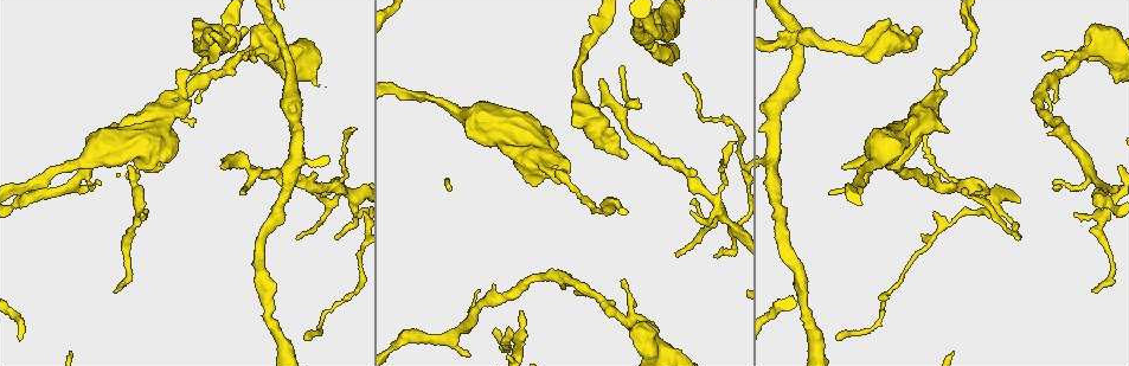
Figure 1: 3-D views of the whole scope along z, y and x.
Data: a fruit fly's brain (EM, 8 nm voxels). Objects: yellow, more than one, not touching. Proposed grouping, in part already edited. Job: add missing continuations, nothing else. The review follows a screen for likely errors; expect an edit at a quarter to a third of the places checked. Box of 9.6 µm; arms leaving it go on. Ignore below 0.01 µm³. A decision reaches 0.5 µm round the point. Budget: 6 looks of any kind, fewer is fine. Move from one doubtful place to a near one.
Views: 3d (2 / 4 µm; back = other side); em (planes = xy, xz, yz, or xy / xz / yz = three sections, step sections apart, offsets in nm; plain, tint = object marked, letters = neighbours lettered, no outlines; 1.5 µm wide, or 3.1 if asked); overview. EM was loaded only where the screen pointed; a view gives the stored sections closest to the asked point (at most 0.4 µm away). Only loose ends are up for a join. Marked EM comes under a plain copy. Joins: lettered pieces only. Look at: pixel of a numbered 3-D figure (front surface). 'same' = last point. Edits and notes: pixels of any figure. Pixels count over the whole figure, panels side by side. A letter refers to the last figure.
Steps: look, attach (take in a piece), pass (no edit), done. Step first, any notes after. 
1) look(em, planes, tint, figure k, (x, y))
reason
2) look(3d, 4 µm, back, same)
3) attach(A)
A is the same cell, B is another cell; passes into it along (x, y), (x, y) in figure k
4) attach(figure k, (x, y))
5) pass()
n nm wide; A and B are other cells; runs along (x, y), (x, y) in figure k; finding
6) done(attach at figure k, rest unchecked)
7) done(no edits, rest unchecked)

look(3d, 4 µm, back, figure 1, (521, 310))

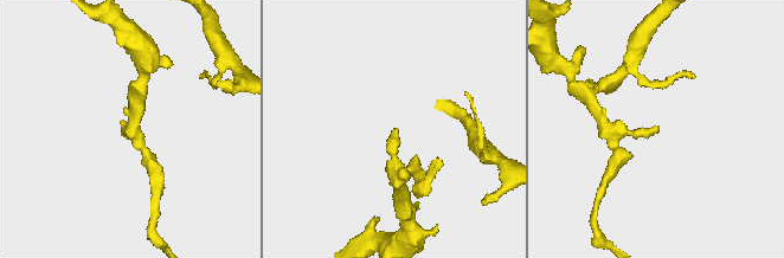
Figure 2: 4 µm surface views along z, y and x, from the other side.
look(em, planes, letters, figure 2, (394, 128))

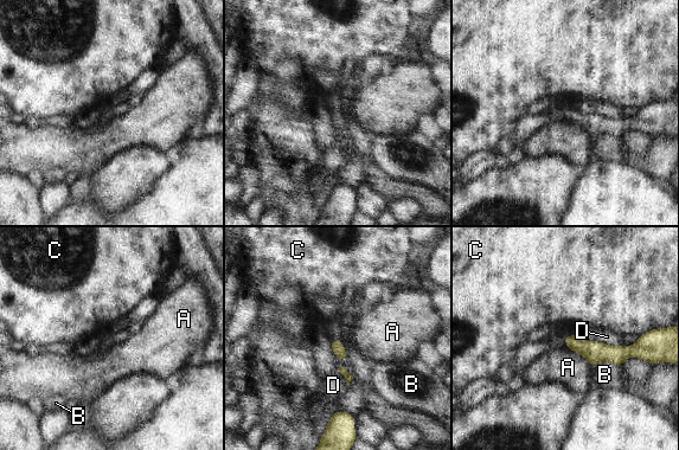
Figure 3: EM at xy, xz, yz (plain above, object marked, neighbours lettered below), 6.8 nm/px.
pass()
A, B, C and D are other cells; border along (567, 346), (580, 353), (591, 367) in figure 3; none of them fits

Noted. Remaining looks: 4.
look(em, xy, step 8, tint, figure 1, (192, 20))
branch stops here

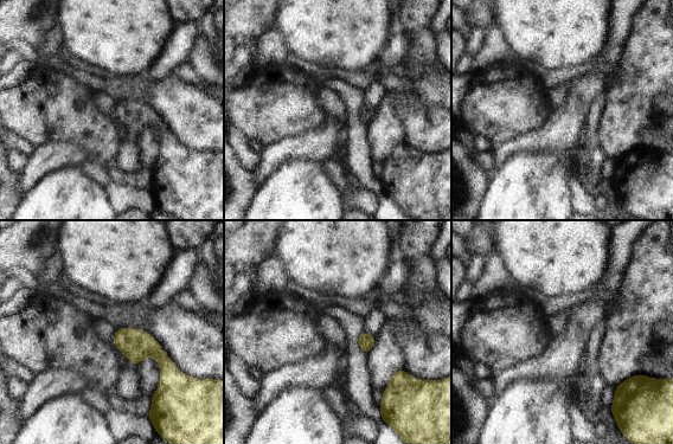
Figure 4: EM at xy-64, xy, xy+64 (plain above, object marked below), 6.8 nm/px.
look(em, planes, letters, same)

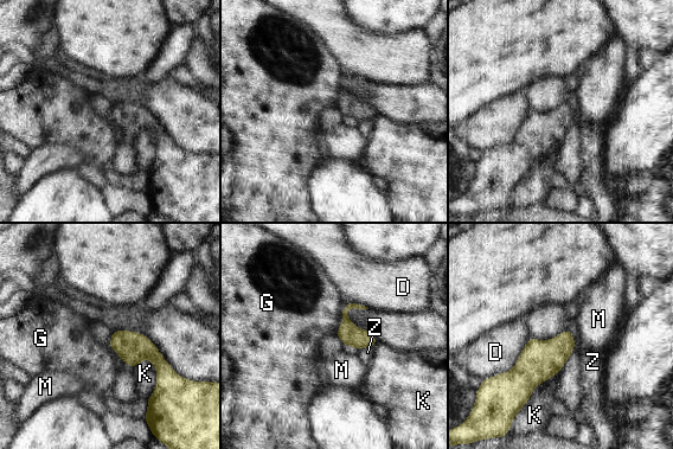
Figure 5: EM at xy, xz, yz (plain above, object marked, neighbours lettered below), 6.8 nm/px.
pass()
140 nm wide; D, G, K, M and Z are other cells; no lettered piece goes on from it

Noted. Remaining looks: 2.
look(em, planes, letters, figure 1, (715, 257))
tapers out

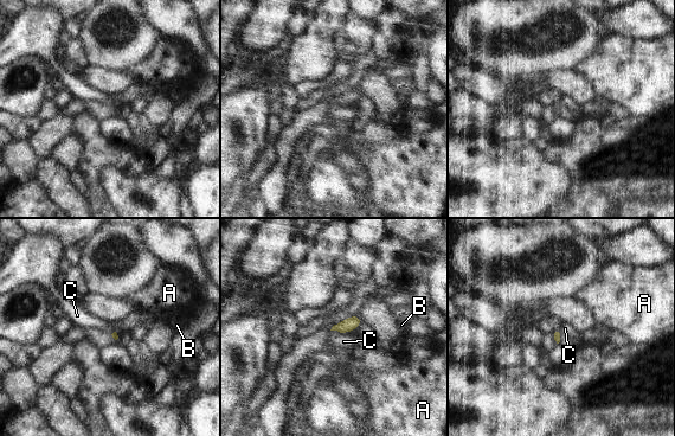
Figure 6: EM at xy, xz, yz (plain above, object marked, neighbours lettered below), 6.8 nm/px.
pass()
A, B and C are other cells; border along (330, 329), (346, 333) in figure 6; no lettered piece goes on from it

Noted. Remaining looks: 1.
done(no edits, rest unchecked)

